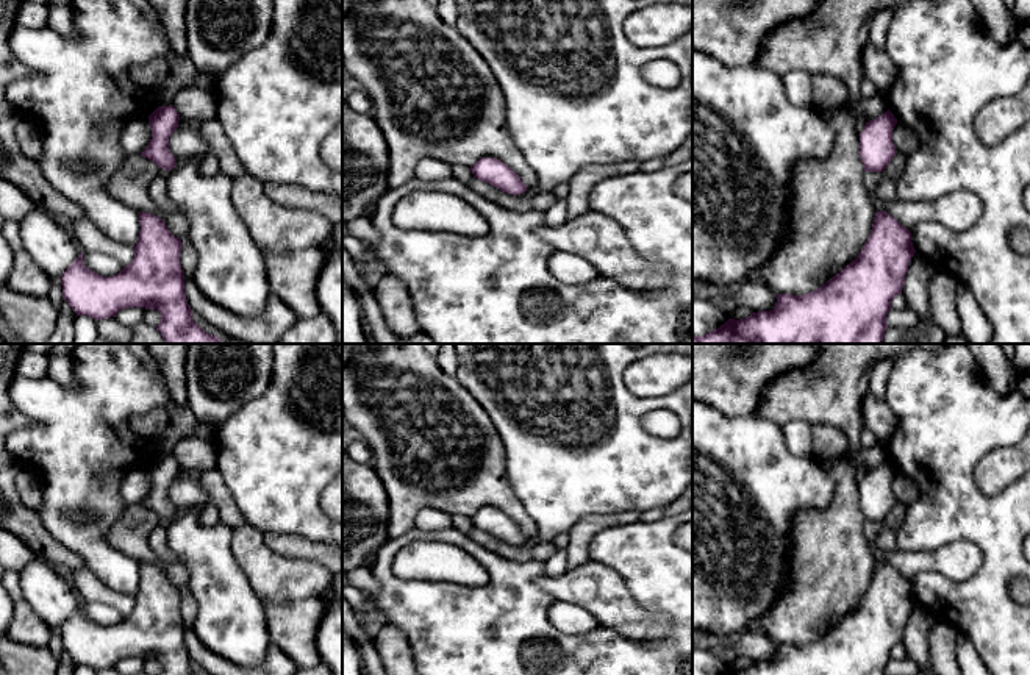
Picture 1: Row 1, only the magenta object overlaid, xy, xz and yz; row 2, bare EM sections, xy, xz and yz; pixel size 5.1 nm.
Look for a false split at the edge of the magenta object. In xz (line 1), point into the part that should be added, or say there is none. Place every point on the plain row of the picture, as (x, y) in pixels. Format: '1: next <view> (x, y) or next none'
1: next none

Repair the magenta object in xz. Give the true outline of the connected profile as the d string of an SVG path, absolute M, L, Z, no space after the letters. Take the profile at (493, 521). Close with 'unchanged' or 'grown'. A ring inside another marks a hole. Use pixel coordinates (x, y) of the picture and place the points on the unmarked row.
M481 508L470 517L474 528L513 545L524 544L527 536L520 527L497 508Z; unchanged

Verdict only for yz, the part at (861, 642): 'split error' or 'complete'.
complete

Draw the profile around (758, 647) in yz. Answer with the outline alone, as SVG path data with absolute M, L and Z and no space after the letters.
M746 630L735 641L725 644L727 656L746 656L750 662L771 661L775 658L777 644L766 633Z

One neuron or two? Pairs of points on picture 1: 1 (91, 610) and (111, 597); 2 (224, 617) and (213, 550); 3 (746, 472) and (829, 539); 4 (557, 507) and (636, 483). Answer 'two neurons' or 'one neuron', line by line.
1: two neurons
2: one neuron
3: two neurons
4: one neuron

